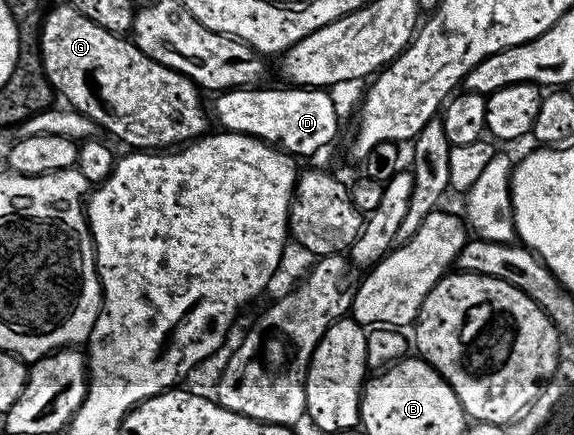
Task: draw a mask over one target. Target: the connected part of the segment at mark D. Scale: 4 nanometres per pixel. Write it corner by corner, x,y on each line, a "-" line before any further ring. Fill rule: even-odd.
258,86
242,87
223,91
215,97
216,116
225,131
259,138
285,153
310,156
326,147
336,136
338,114
331,93
317,87
283,87
266,90

